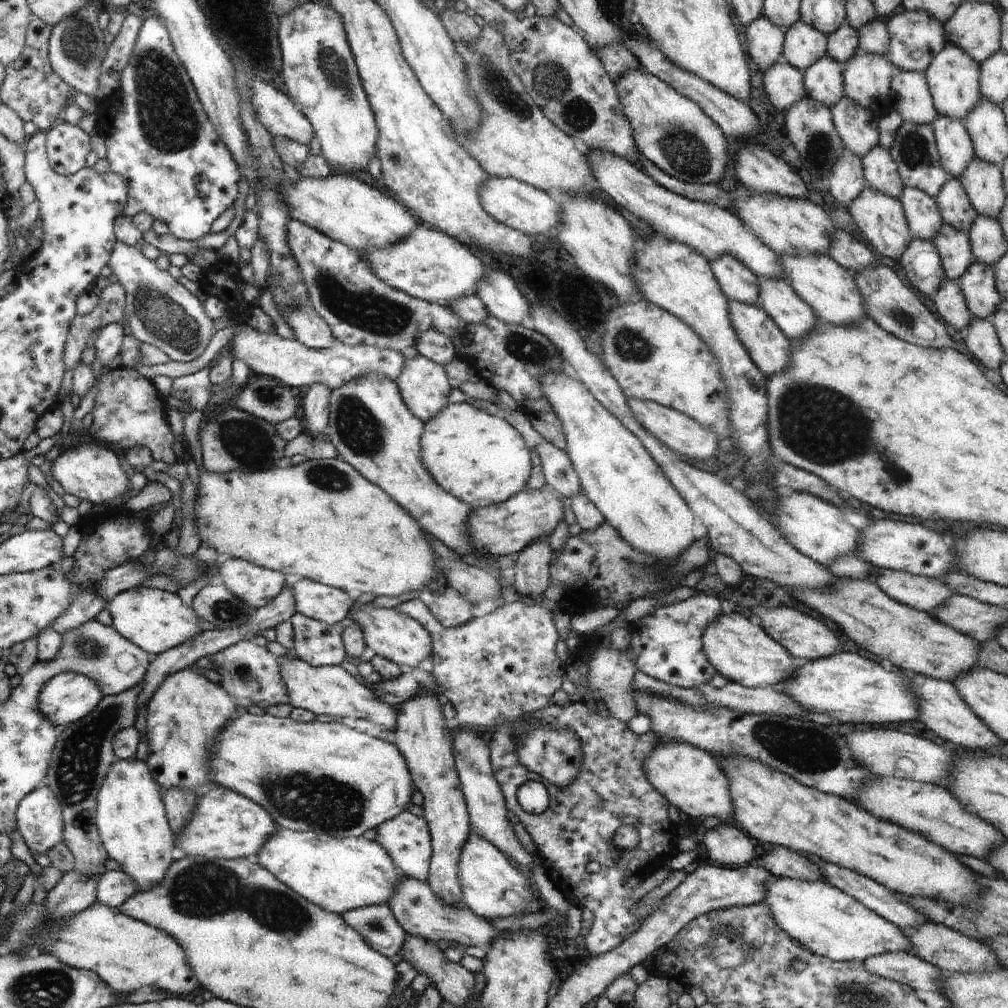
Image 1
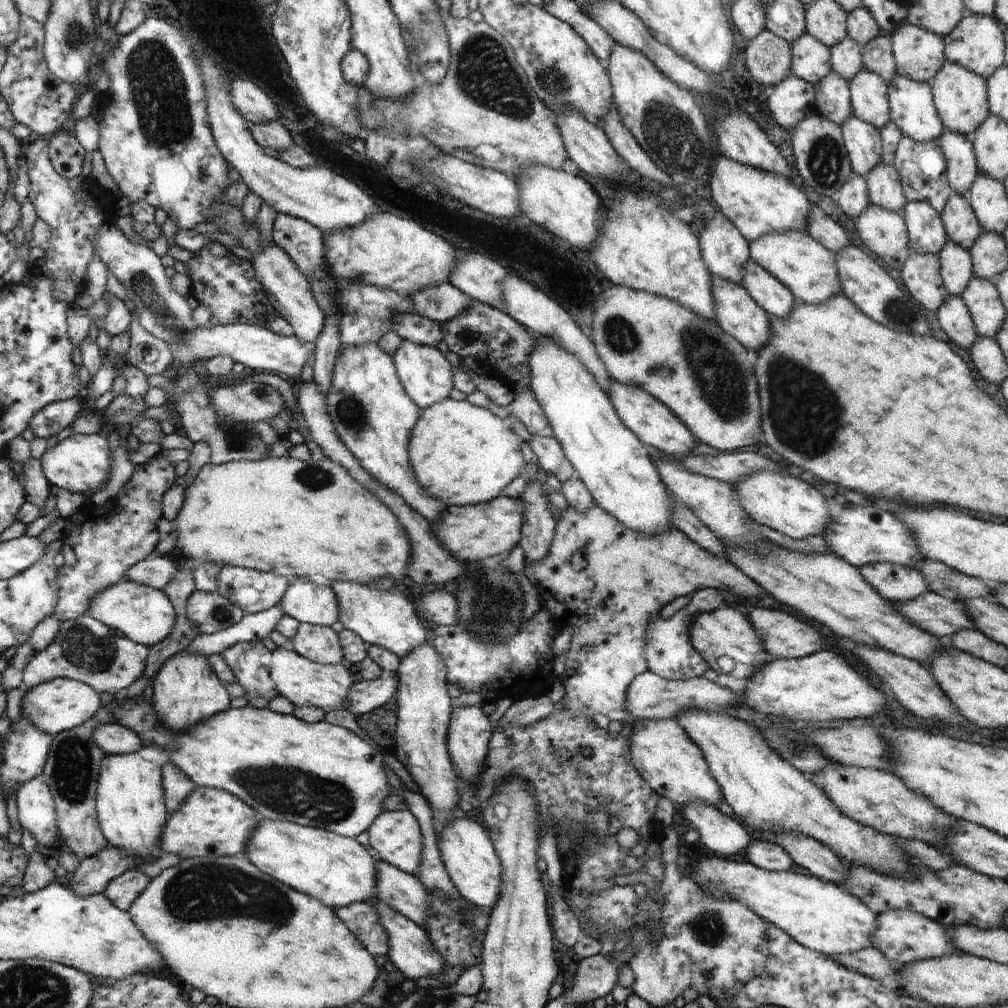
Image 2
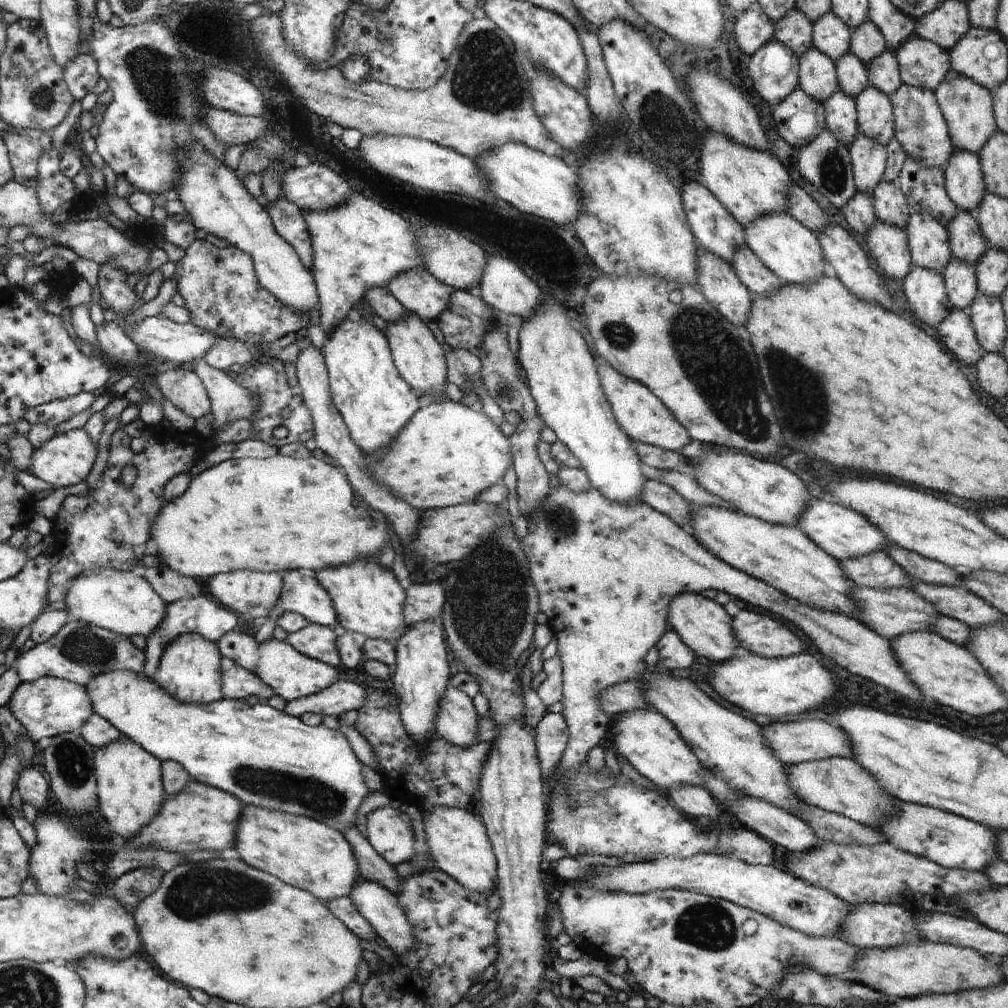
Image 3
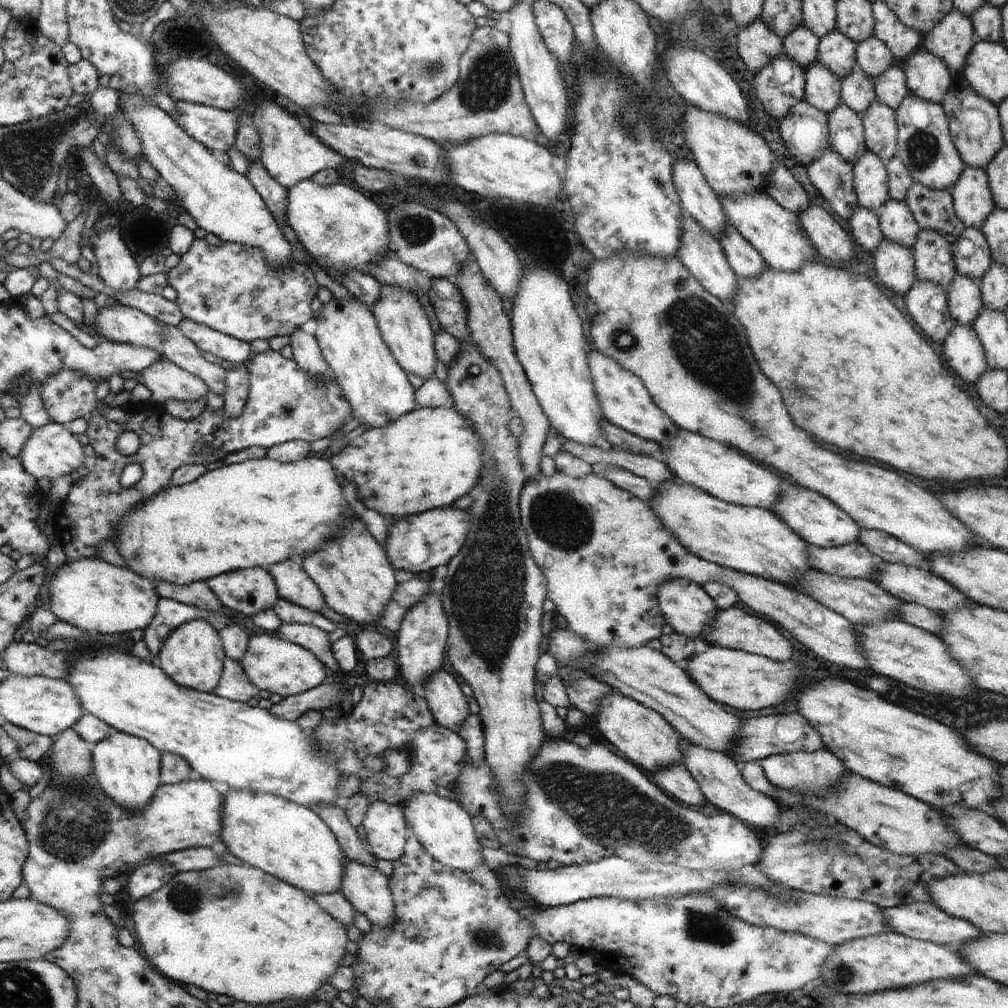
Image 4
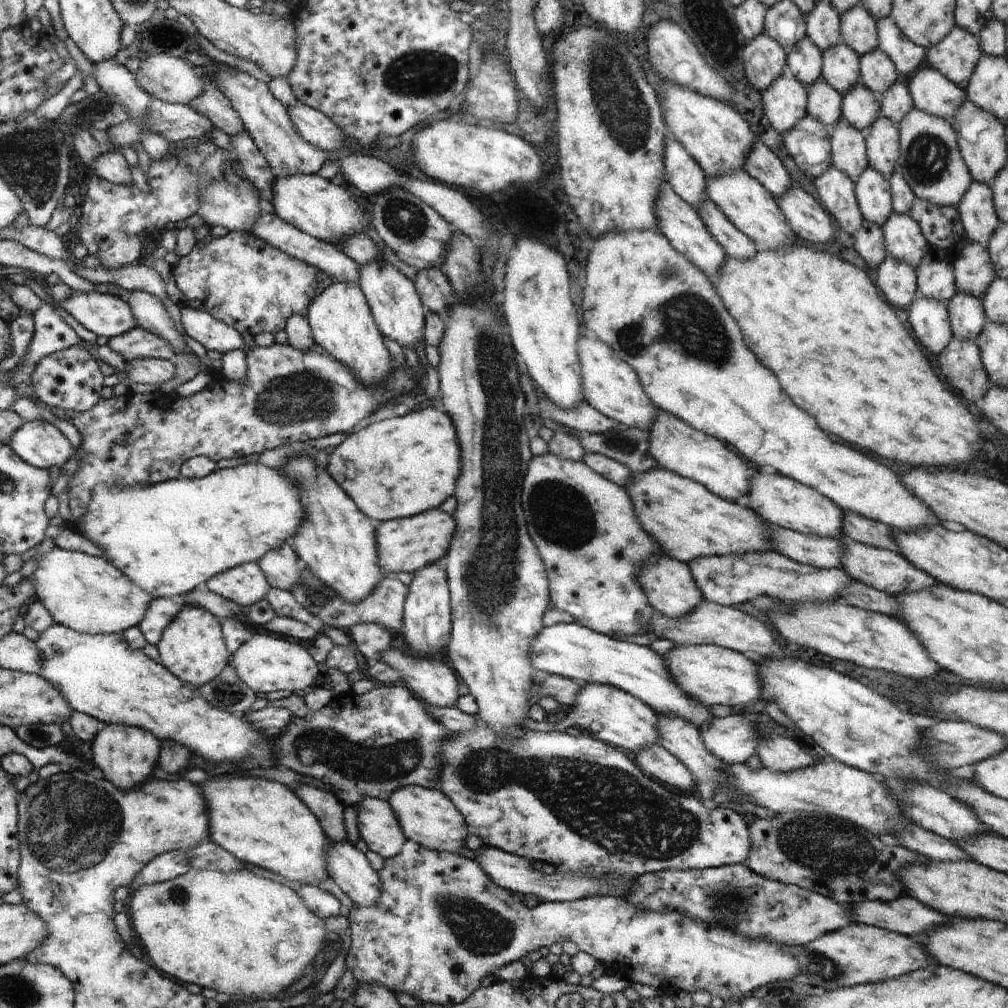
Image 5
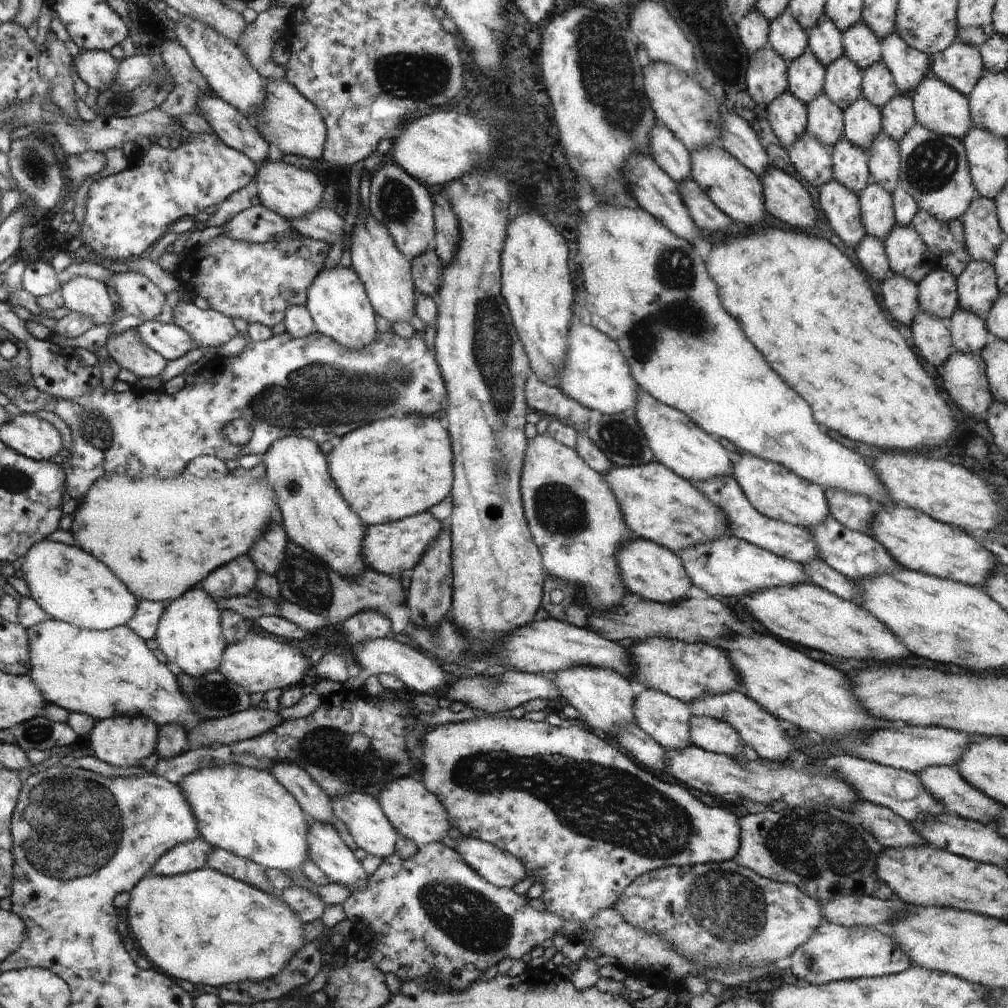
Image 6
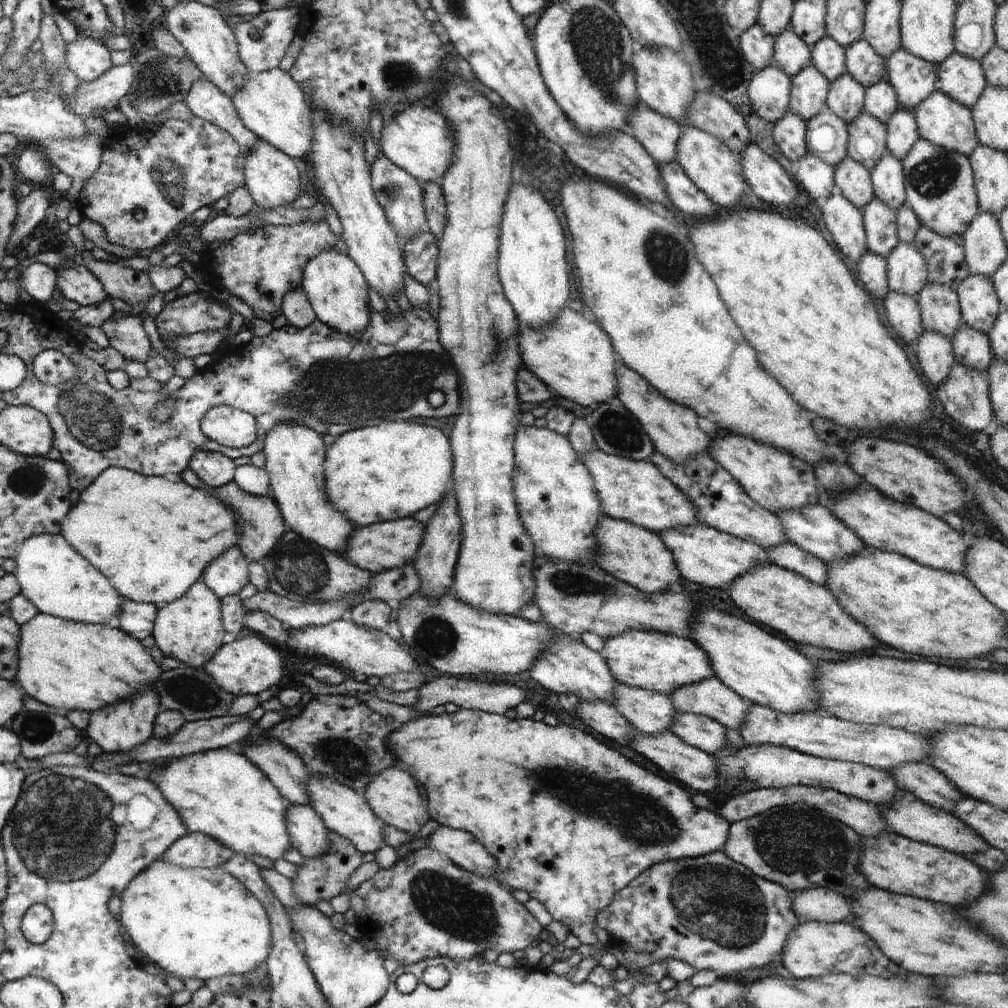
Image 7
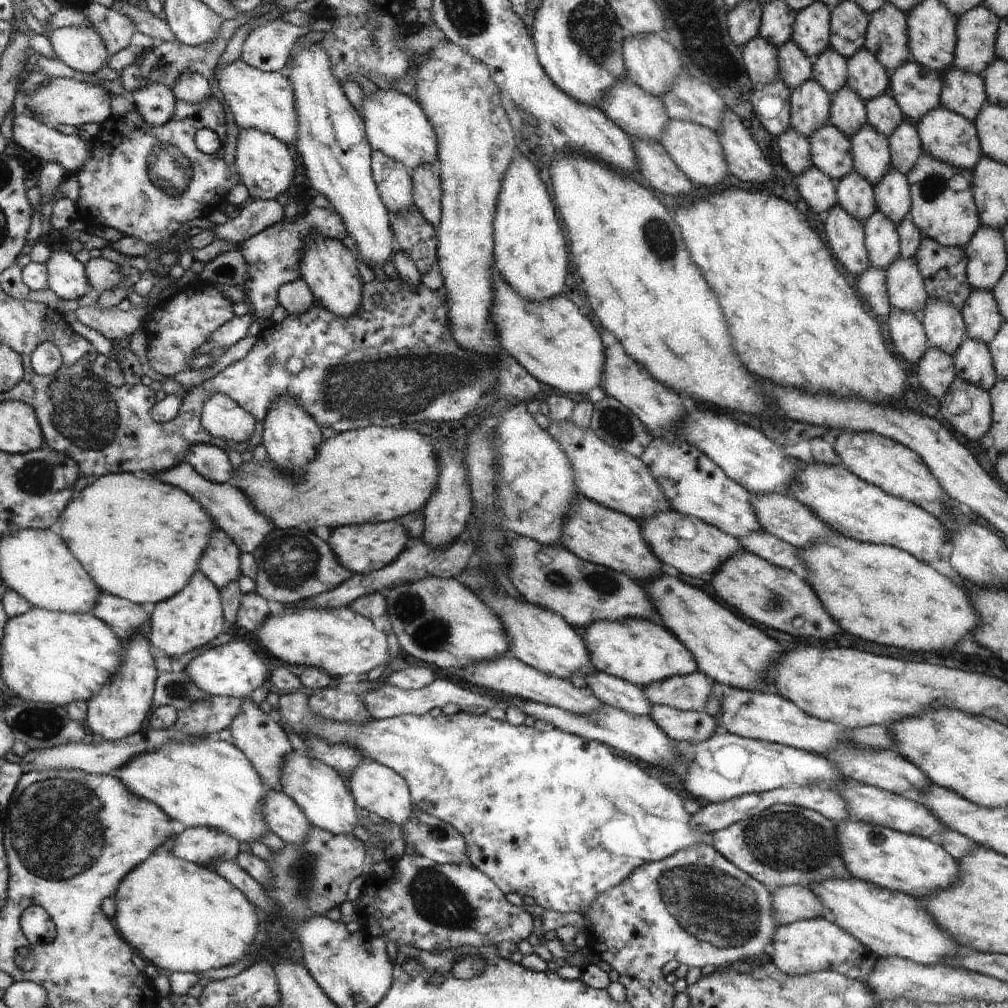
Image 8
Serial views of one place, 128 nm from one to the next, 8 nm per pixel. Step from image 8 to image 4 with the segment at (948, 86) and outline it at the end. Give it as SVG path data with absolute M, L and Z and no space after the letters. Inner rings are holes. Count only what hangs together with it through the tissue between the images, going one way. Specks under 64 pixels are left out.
M949 11L931 32L921 36L921 49L936 56L947 67L951 77L962 74L966 54L975 44L974 30L967 17Z

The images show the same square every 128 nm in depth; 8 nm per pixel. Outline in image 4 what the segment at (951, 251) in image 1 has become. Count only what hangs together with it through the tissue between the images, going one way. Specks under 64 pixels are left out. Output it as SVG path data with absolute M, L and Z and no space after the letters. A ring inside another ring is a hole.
M956 276L945 288L945 310L955 325L971 327L982 310L978 283L964 276Z

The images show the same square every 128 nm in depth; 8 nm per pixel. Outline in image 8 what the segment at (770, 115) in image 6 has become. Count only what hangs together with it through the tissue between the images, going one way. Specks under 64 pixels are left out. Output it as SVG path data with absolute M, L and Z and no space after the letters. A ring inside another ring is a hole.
M788 128L776 138L776 146L782 166L793 177L803 174L812 166L809 143L805 137Z

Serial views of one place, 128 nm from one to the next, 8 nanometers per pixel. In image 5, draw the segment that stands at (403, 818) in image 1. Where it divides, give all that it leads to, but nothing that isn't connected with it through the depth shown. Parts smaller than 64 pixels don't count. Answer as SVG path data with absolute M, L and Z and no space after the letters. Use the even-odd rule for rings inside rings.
M363 797L352 807L359 840L383 859L395 856L406 838L389 805L381 799Z

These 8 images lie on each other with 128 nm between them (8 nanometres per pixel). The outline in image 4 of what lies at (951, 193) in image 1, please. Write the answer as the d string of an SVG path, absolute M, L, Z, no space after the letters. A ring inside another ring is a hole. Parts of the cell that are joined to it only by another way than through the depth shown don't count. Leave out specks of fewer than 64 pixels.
M965 227L958 240L951 244L951 254L957 276L978 280L991 266L990 248L982 232L971 227Z

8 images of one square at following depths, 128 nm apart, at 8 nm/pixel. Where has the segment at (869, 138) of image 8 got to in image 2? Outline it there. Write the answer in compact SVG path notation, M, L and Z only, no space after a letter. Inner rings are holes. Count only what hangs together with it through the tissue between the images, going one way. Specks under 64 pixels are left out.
M845 36L839 44L829 48L830 70L843 80L849 81L853 74L863 67L860 58L859 44L855 44L851 38Z

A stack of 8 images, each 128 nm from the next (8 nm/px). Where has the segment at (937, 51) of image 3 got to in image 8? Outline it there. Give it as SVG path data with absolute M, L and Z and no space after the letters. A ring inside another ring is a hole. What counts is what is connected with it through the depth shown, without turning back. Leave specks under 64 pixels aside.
M935 107L933 110L926 112L926 115L918 120L914 127L923 152L932 159L951 165L953 168L971 172L977 161L982 157L973 123L962 116L956 115L949 109Z

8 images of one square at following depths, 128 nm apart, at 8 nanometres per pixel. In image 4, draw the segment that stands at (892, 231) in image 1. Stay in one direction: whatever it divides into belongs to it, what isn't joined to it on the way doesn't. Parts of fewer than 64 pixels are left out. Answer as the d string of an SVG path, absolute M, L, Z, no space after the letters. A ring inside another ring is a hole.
M884 238L873 254L873 268L879 279L879 286L891 294L903 296L914 282L914 262L909 249Z

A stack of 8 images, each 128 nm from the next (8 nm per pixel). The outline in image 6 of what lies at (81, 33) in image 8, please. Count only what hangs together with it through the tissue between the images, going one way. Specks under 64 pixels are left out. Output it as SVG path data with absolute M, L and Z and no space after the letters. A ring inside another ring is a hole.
M107 49L79 51L72 58L72 65L77 76L91 88L103 90L109 88L116 77L119 60L109 55Z

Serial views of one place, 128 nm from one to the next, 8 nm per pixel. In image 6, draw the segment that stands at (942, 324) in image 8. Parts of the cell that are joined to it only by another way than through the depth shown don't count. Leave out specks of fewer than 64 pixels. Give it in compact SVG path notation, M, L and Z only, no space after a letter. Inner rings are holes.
M931 270L916 287L918 308L925 314L946 322L959 306L954 278L947 271Z

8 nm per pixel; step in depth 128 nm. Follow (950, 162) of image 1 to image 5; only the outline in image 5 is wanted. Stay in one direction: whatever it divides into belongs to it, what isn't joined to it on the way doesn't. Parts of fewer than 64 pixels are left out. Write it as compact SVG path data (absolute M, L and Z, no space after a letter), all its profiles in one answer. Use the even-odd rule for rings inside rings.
M971 181L956 209L969 242L985 247L1000 223L989 186Z

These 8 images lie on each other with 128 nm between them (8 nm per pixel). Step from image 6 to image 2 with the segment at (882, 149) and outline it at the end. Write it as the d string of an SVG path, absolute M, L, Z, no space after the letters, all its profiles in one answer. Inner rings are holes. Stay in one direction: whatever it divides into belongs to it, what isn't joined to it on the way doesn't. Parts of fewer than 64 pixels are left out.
M859 68L847 81L853 116L880 130L890 122L888 116L888 83L881 76Z

